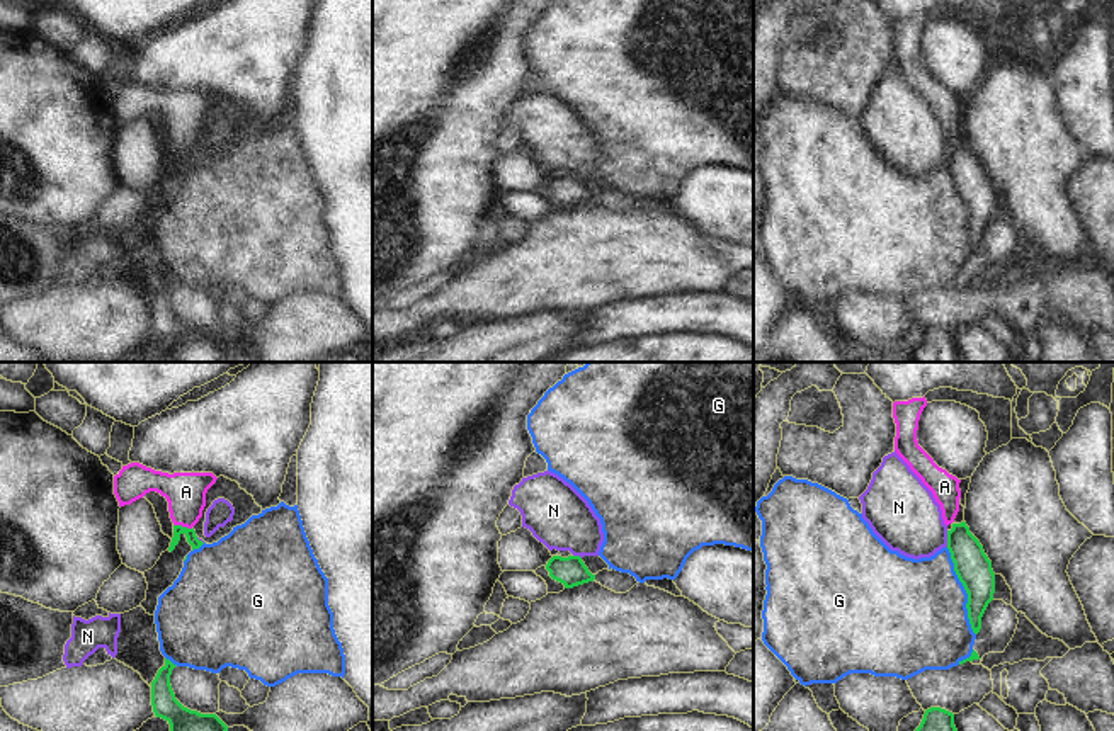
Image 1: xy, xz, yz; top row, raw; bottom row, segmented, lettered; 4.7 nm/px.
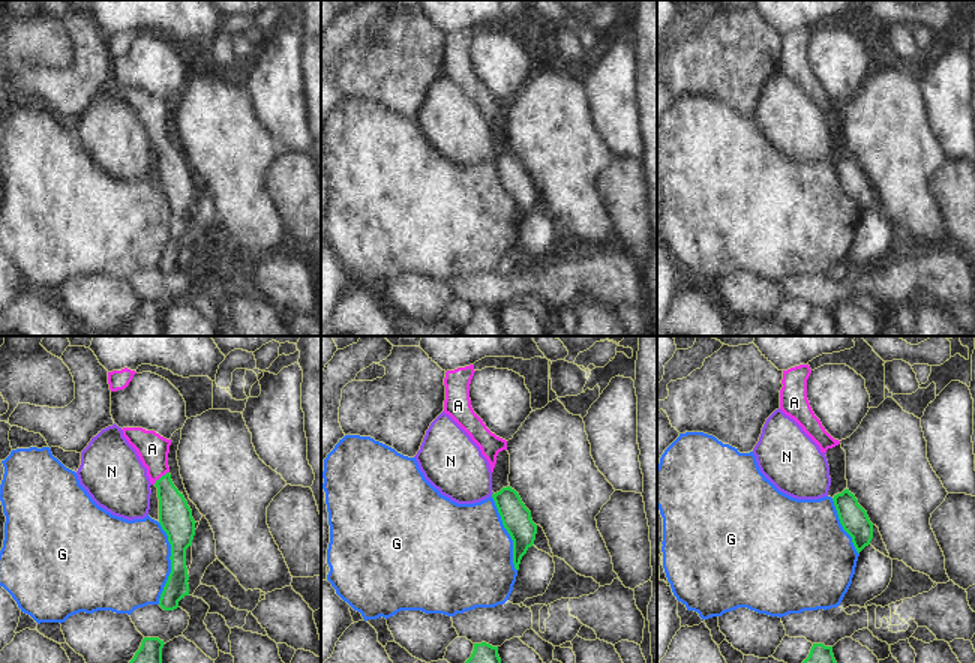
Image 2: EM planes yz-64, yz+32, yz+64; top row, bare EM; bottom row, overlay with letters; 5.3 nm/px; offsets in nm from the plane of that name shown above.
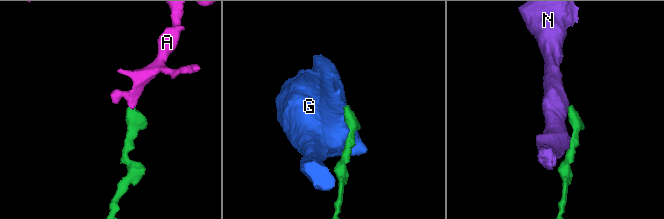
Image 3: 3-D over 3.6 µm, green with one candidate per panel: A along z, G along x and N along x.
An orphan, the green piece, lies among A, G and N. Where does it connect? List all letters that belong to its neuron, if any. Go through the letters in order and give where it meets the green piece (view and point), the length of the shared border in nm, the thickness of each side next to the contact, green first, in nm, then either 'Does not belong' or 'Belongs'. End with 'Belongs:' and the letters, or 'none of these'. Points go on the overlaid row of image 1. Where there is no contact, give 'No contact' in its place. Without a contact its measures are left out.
A: Touches green at xy (181, 526). Shared border 90 nm. Thickness 50 nm (green) against 190 nm. Belongs
G: Touches green at yz (966, 592). Shared border 440 nm. Thickness 170 nm (green) against 460 nm. Does not belong
N: Touches green at yz (948, 539). Shared border 80 nm. Thickness 170 nm (green) against 320 nm. Does not belong
Belongs: A.

